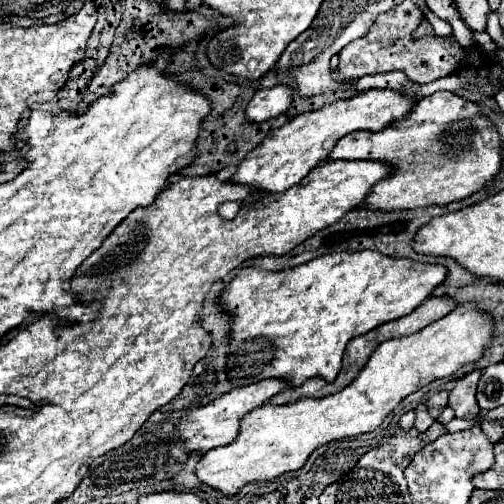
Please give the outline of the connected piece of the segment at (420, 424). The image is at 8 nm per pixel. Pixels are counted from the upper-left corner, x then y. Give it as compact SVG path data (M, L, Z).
M421 404L421 406L417 406L417 420L415 420L415 428L419 430L419 432L425 432L435 420L431 418L431 414L427 412L427 406L425 404Z

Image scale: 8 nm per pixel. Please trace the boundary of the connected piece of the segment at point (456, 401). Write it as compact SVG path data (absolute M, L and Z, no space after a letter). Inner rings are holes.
M473 370L457 380L457 386L449 394L449 406L455 410L457 418L475 418L479 414L479 406L475 400L475 388L479 382L481 370Z

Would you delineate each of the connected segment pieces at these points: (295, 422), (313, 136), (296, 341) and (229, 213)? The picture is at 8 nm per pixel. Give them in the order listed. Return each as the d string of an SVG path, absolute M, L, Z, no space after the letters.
M463 304L413 336L379 344L361 374L337 394L305 398L285 406L255 408L243 416L239 436L231 444L213 448L201 456L195 466L199 482L225 496L235 496L249 482L271 480L303 468L311 452L327 442L373 432L403 398L479 360L491 342L491 330L493 324L485 312L479 312L473 304Z
M373 88L359 92L351 100L339 100L323 106L321 110L295 116L285 126L273 130L267 136L267 140L263 140L263 144L259 144L255 150L251 150L251 154L247 154L247 158L239 164L237 172L231 176L231 182L243 186L249 184L255 188L255 192L245 202L255 202L263 192L275 194L289 190L291 186L299 184L303 176L309 174L309 170L325 162L337 140L341 140L345 134L355 130L371 130L371 132L383 130L387 124L403 118L413 108L415 102L417 102L415 98L403 96L399 92Z
M373 250L363 252L333 252L319 256L303 266L267 272L243 268L219 296L219 304L231 312L231 340L227 352L227 376L233 386L247 386L265 378L281 378L291 386L299 386L309 378L333 382L341 370L341 358L351 338L363 336L369 330L397 320L415 310L435 286L447 276L441 264L419 264L407 258L389 258Z
M223 202L221 206L219 206L219 216L221 218L227 218L227 220L231 220L231 218L235 218L237 216L237 212L241 210L241 202Z

